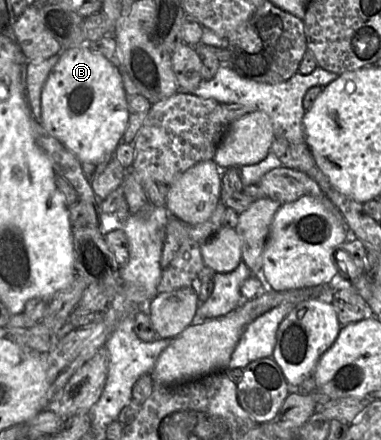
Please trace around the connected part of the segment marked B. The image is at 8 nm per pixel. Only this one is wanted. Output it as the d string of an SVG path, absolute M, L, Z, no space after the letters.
M77 46L63 51L50 72L41 94L41 125L60 141L82 163L97 165L111 155L126 131L129 119L127 95L120 71L103 54L88 46Z

